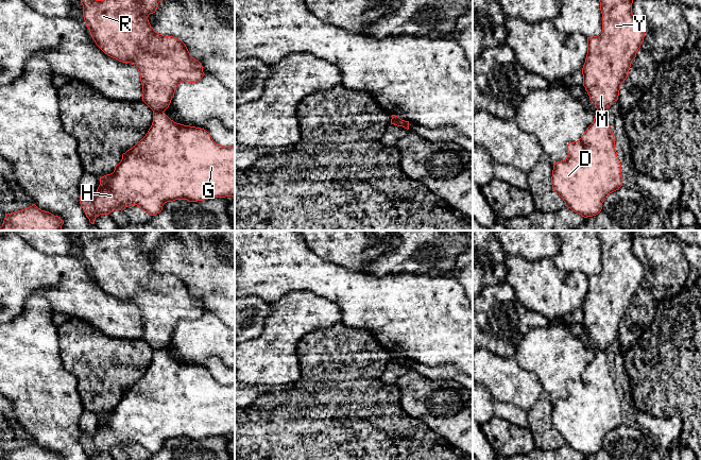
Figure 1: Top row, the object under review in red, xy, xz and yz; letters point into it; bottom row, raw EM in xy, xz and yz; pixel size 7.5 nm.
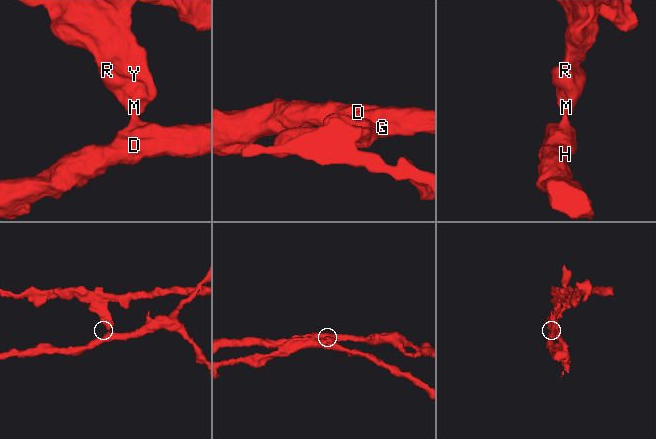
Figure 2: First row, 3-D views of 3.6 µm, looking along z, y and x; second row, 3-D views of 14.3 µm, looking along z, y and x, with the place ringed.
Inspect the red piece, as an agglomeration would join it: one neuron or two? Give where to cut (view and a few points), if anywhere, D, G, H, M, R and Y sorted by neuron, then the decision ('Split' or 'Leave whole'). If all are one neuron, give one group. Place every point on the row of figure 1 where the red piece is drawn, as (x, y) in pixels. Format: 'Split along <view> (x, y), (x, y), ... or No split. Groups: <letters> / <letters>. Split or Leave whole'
Split along xy (163, 111), (153, 113). Groups: D G H / M R Y. Split

